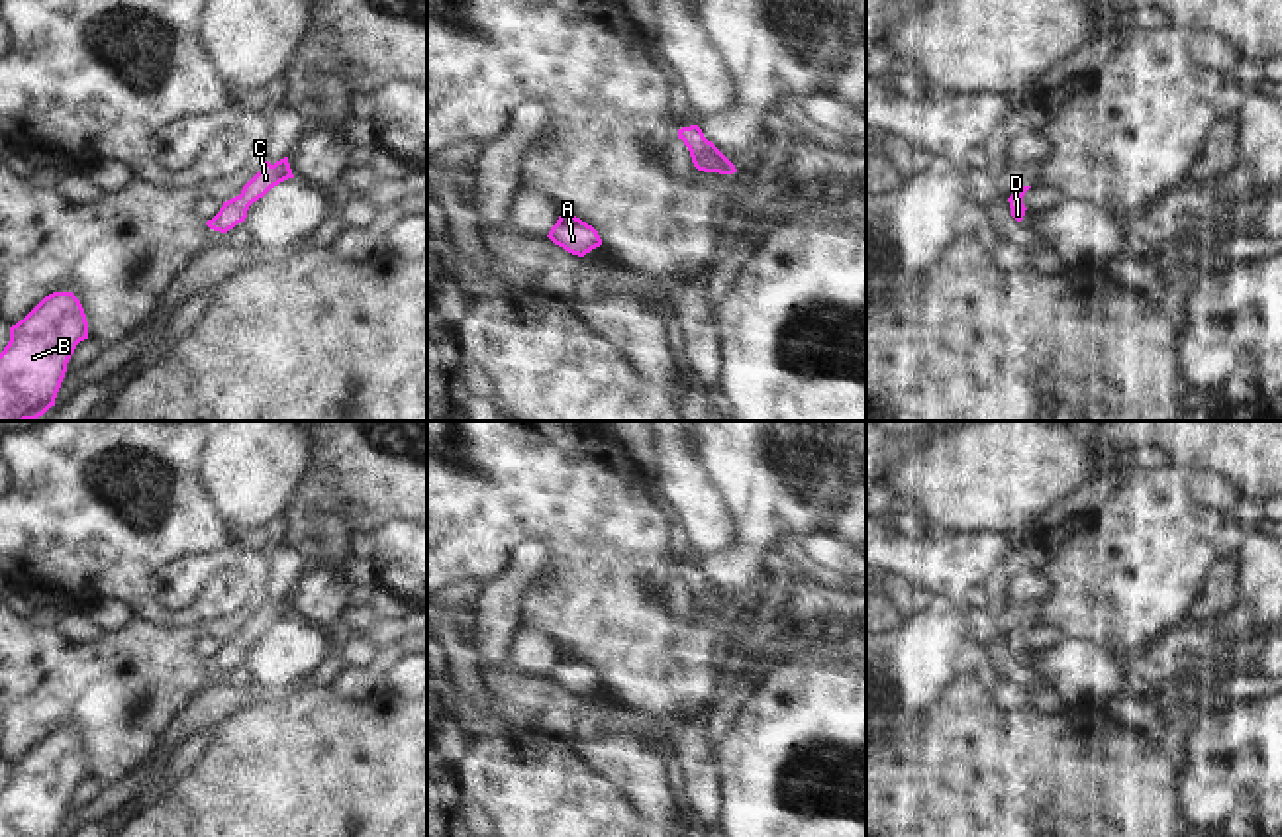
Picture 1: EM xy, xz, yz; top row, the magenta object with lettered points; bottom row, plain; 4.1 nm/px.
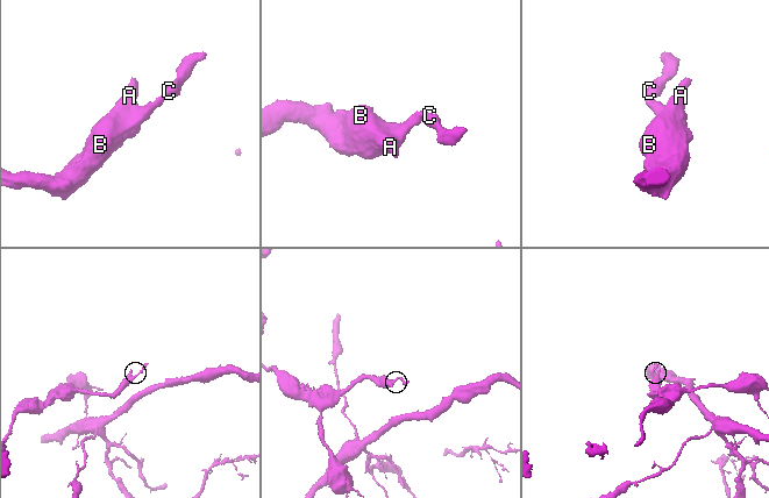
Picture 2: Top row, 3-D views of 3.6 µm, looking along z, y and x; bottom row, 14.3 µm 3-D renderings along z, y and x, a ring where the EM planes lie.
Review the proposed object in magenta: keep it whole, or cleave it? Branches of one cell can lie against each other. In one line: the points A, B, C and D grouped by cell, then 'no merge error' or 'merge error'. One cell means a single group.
A B C D | no merge error

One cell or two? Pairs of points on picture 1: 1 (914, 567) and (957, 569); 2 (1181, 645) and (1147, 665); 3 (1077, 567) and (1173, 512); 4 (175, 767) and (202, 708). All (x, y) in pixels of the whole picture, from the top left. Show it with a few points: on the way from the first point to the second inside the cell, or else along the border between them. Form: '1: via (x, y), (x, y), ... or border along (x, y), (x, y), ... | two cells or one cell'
1: via (924, 567), (947, 569) | one cell
2: via (1173, 653), (1155, 665) | one cell
3: via (1100, 567), (1118, 567), (1149, 536) | one cell
4: via (177, 753), (197, 722) | one cell

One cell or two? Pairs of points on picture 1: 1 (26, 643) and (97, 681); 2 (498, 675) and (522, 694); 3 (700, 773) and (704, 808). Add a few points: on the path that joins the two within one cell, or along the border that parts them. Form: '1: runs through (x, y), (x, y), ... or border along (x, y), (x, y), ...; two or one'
1: runs through (44, 651), (73, 681), (79, 681); one
2: runs through (504, 679), (516, 689); one
3: runs through (702, 781), (704, 800); one

